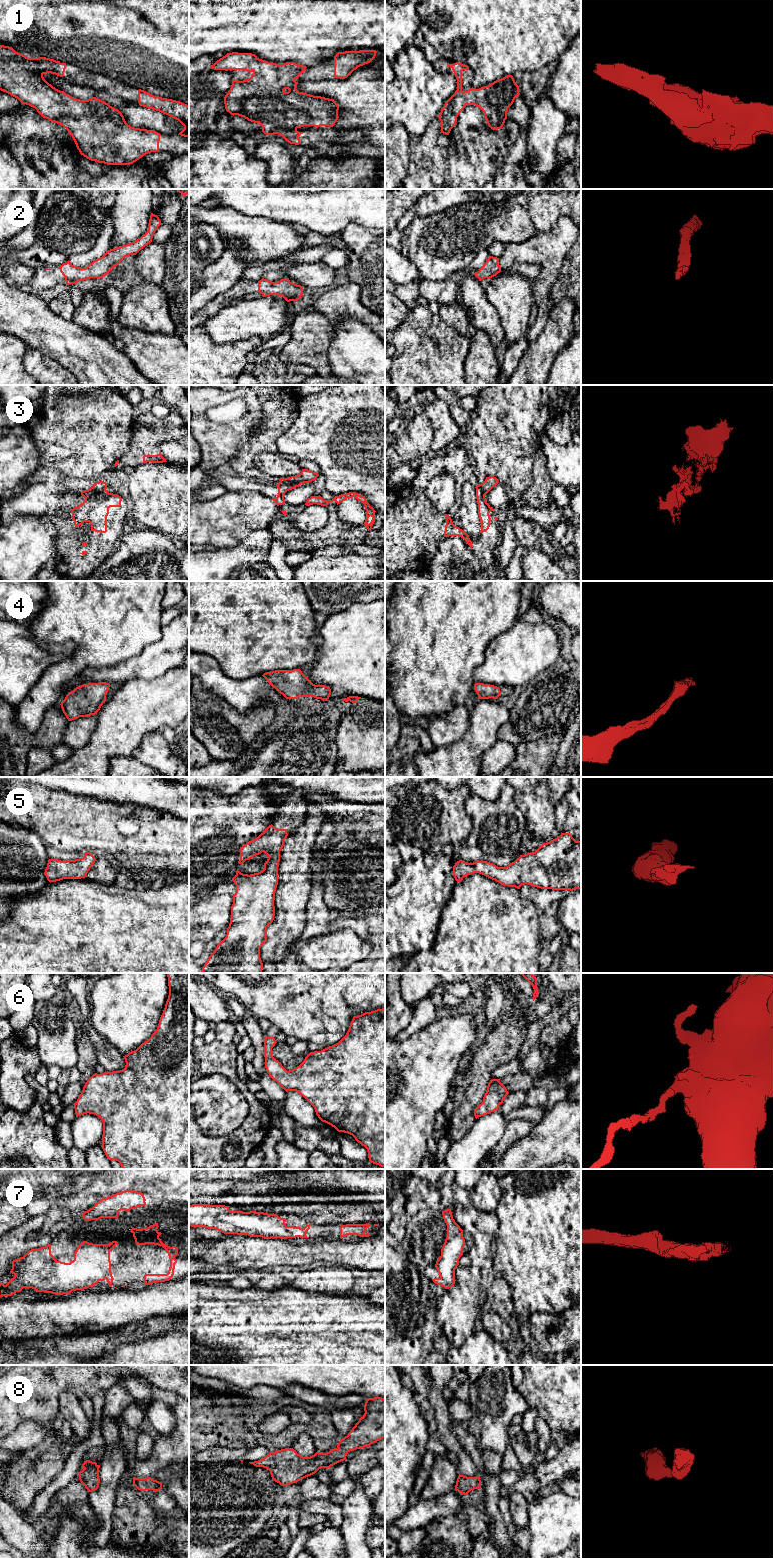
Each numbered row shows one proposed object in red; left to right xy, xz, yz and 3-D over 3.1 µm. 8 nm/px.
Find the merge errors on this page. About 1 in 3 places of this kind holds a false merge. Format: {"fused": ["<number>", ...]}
{"fused": ["3"]}

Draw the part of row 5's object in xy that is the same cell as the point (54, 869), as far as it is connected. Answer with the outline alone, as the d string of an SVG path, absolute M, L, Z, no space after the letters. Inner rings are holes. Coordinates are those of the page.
M85 852L83 858L75 860L49 859L44 875L50 883L85 878L95 861L96 858L90 852Z

